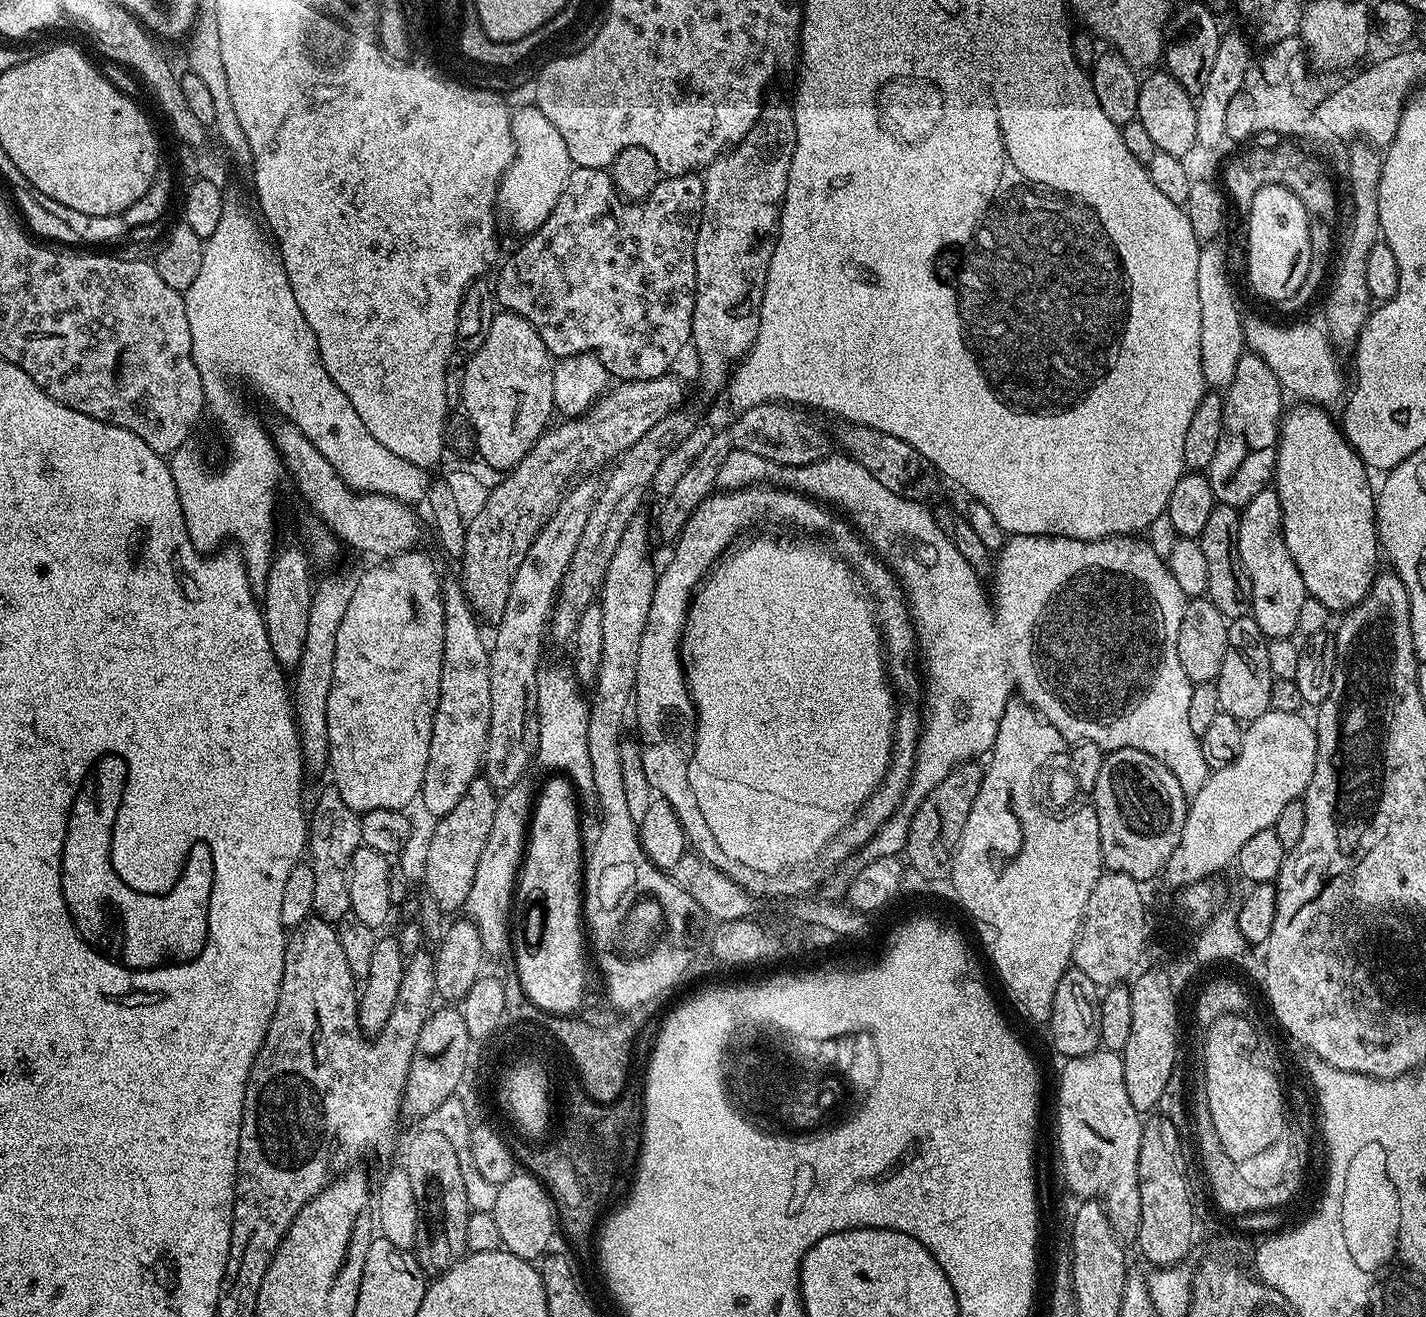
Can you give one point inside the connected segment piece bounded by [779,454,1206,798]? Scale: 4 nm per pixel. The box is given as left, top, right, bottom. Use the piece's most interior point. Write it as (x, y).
(1087, 629)

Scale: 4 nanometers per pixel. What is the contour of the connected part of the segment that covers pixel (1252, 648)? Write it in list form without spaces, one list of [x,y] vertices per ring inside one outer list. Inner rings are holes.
[[[1251,614],[1229,623],[1226,658],[1222,658],[1222,670],[1214,683],[1221,712],[1230,714],[1235,720],[1251,722],[1270,711],[1270,690],[1274,677],[1268,644],[1268,637],[1262,634]]]

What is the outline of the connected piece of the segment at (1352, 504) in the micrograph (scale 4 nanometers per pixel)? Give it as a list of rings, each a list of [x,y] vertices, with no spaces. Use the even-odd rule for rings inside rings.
[[[1307,402],[1297,404],[1297,408],[1289,407],[1283,413],[1280,421],[1280,440],[1276,443],[1274,487],[1280,499],[1280,505],[1282,506],[1282,530],[1286,538],[1286,550],[1290,550],[1290,558],[1294,562],[1294,566],[1298,566],[1298,574],[1302,574],[1302,582],[1306,586],[1308,595],[1315,598],[1318,602],[1322,602],[1322,606],[1326,606],[1329,613],[1343,614],[1349,608],[1362,603],[1366,598],[1366,594],[1370,590],[1370,586],[1374,582],[1378,571],[1376,559],[1382,556],[1382,548],[1378,543],[1378,533],[1376,531],[1376,496],[1374,495],[1374,484],[1372,488],[1371,482],[1368,481],[1368,475],[1370,475],[1369,469],[1360,460],[1360,455],[1348,444],[1348,439],[1344,437],[1341,425],[1337,421],[1335,424],[1324,413],[1327,411],[1319,404]]]

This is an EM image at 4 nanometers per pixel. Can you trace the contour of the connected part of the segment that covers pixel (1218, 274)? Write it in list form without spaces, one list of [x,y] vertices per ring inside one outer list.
[[[1212,246],[1201,247],[1198,254],[1198,303],[1202,309],[1202,374],[1204,375],[1205,385],[1212,390],[1226,390],[1230,386],[1230,382],[1234,382],[1234,370],[1238,370],[1238,358],[1242,358],[1246,351],[1244,340],[1244,321],[1245,319],[1240,316],[1240,308],[1236,305],[1236,296],[1232,293],[1232,288],[1228,285],[1228,274],[1230,274],[1230,267],[1225,249],[1208,248]]]

